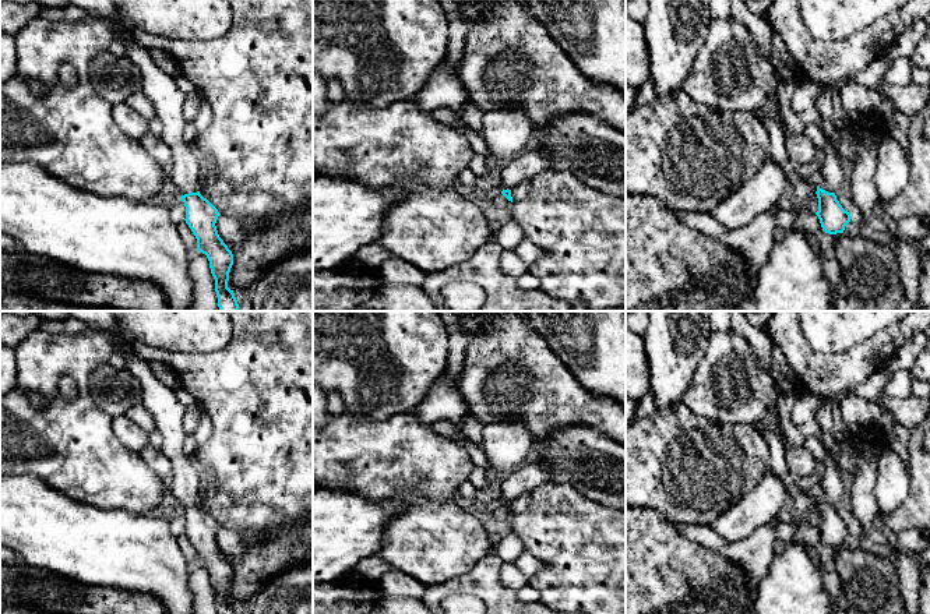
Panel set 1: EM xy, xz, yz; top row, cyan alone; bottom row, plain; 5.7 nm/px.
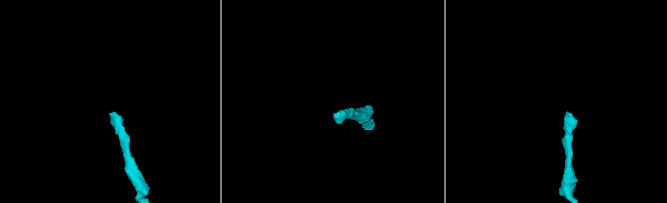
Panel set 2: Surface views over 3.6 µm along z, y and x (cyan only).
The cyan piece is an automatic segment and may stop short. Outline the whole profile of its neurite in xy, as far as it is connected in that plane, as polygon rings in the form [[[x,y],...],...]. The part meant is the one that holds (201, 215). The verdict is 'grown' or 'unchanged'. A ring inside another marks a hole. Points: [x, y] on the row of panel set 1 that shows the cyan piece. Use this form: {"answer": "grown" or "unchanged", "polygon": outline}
{"answer": "grown", "polygon": [[[117,27],[117,40],[126,45],[126,56],[140,68],[142,92],[154,105],[158,116],[156,131],[173,152],[169,183],[173,194],[184,202],[184,220],[197,239],[197,251],[205,254],[209,261],[219,311],[237,311],[235,293],[228,287],[233,254],[219,237],[215,226],[221,214],[200,194],[204,158],[183,138],[186,93],[177,87],[175,78],[155,66],[149,52],[121,27]]]}

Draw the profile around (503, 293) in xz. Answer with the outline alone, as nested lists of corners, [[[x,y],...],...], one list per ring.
[[[492,237],[465,262],[440,272],[425,274],[422,289],[431,299],[436,311],[451,311],[441,289],[452,280],[469,280],[485,290],[486,300],[478,311],[573,311],[573,304],[554,299],[540,289],[521,289],[515,278],[501,271],[501,251],[503,248]]]

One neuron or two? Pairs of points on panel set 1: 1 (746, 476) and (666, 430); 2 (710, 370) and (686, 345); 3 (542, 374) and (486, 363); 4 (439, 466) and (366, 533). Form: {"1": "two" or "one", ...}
{"1": "one", "2": "two", "3": "one", "4": "two"}

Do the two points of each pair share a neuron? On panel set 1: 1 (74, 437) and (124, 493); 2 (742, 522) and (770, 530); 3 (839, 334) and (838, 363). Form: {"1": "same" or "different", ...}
{"1": "same", "2": "different", "3": "different"}

